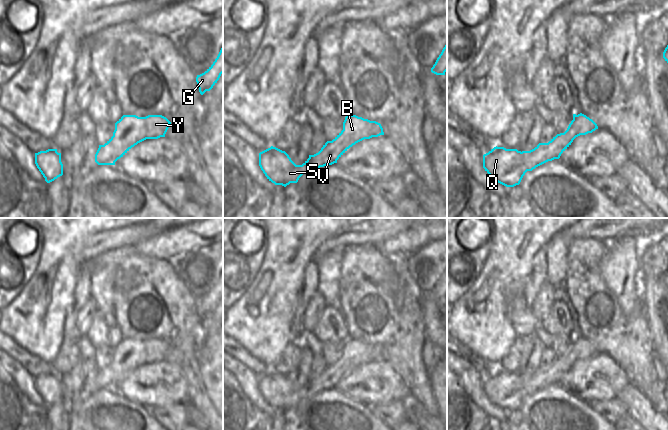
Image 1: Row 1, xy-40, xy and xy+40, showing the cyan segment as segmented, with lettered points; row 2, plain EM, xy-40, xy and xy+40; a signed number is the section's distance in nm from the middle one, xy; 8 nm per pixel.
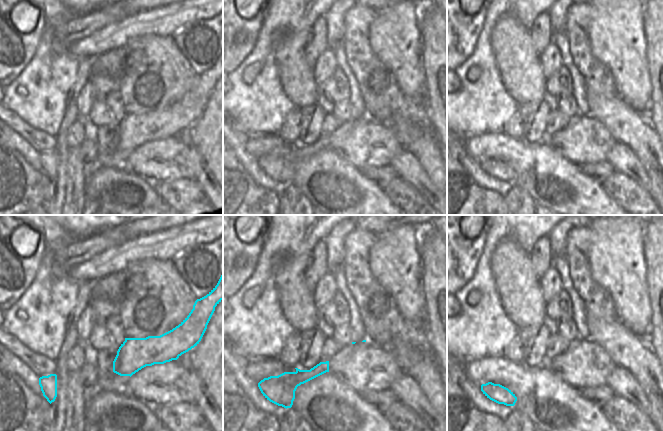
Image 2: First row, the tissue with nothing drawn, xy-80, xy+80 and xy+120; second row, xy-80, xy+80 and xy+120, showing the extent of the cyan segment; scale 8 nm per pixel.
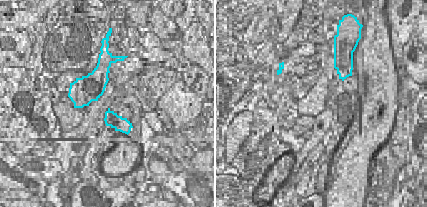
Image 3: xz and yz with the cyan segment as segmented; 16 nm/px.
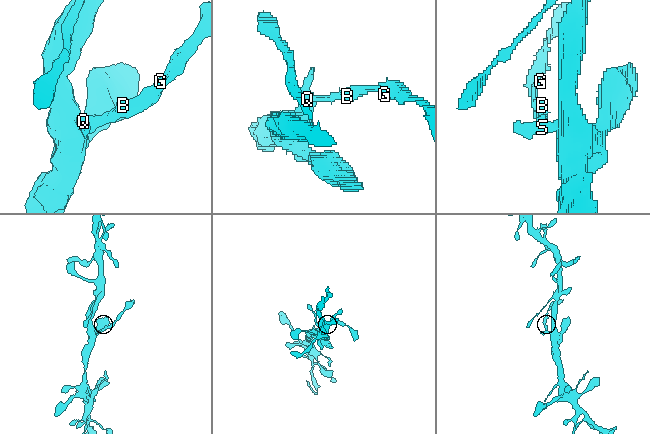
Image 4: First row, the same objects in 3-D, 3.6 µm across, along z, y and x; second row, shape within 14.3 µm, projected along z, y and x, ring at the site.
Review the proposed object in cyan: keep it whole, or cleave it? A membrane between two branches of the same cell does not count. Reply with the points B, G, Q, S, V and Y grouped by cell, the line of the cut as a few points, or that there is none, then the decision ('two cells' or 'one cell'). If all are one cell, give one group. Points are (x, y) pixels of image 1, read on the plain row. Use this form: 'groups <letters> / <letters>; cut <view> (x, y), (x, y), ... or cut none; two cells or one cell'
groups B G V Y / Q S; cut xy+40 (521, 376), (524, 382), (524, 391), (527, 394); two cells

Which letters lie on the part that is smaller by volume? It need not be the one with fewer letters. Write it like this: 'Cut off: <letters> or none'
Cut off: B, G, V, Y

